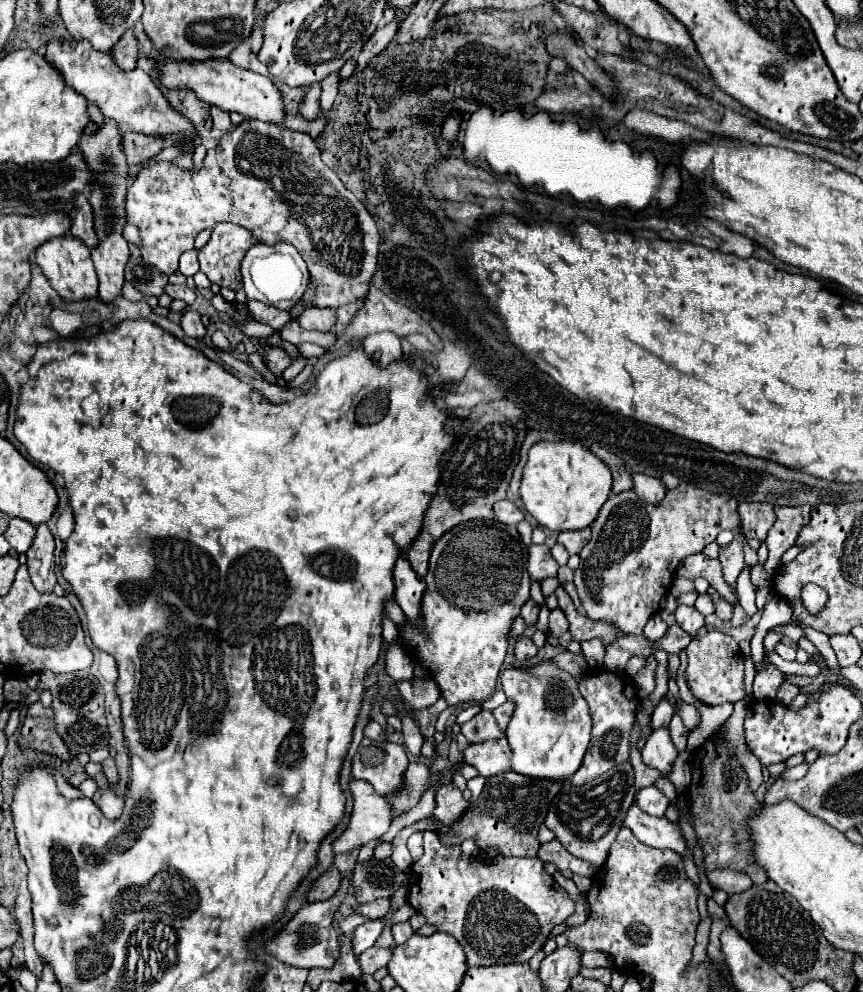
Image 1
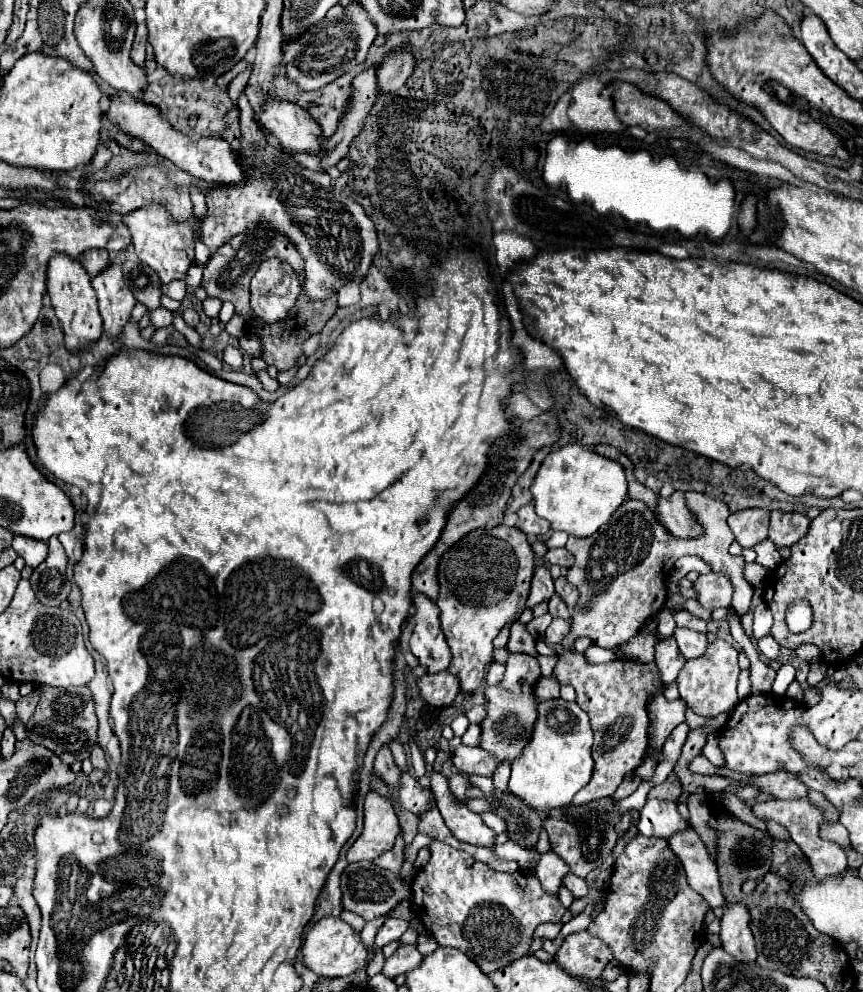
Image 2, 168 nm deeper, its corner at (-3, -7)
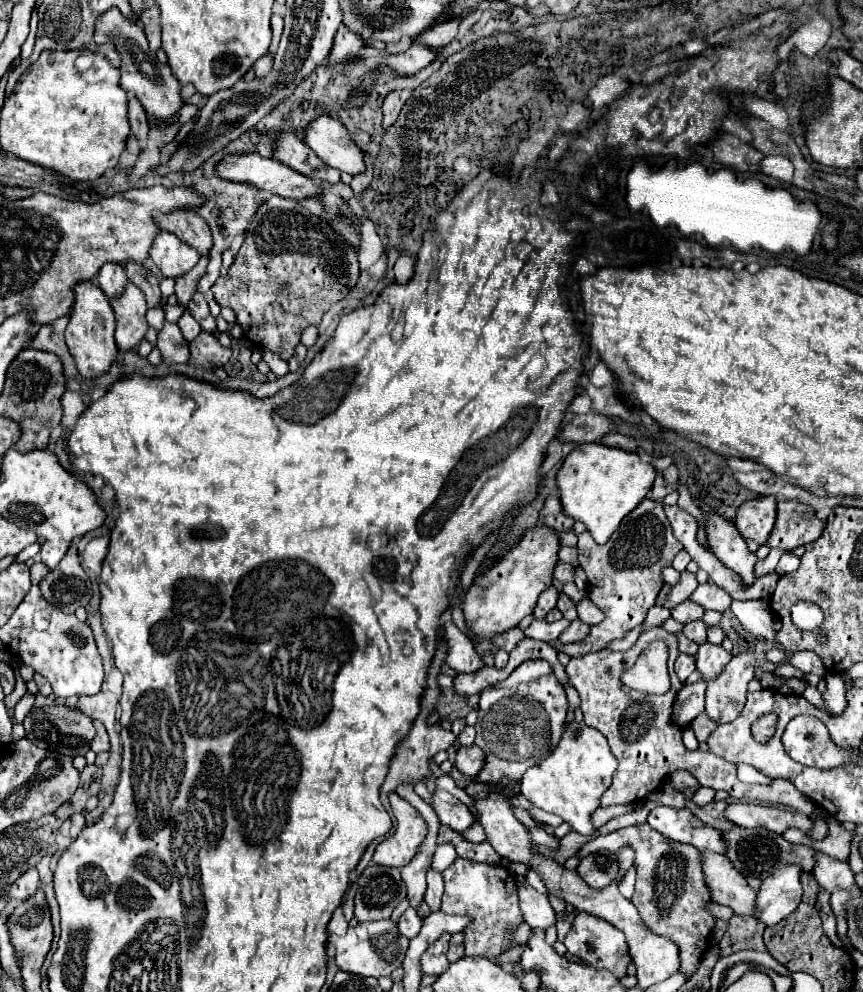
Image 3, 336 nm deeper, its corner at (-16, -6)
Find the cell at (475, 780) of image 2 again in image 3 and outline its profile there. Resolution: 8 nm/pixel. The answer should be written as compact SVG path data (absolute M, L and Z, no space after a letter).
M648 823L632 825L626 829L618 829L616 833L598 835L596 839L583 845L576 856L586 857L590 853L603 851L613 854L613 845L632 845L636 851L636 891L632 901L644 919L644 923L658 935L670 937L680 947L682 971L692 975L706 951L708 937L714 925L714 917L706 911L710 901L710 889L704 881L702 873L702 853L684 843L676 843L654 831Z

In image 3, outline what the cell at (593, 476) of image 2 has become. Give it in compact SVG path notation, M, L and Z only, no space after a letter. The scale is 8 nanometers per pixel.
M584 443L564 459L564 465L558 471L560 501L568 517L582 521L592 537L598 543L604 543L618 529L620 521L646 497L654 479L654 465L642 463L638 453Z

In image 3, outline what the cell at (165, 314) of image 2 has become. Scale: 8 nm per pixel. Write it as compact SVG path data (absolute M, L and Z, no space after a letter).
M166 323L164 329L158 333L158 343L162 361L164 363L186 363L188 361L188 341L182 337L176 323Z

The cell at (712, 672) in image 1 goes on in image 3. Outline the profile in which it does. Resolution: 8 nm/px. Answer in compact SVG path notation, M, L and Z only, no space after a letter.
M738 653L726 665L724 673L706 689L706 715L716 723L734 721L744 709L748 683L754 677L754 655Z

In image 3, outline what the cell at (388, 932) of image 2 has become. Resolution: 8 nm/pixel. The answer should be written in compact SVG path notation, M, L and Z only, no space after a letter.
M408 907L408 909L402 913L400 921L398 921L398 931L400 931L404 937L412 939L412 937L418 935L420 927L422 927L422 919L416 915L416 909L414 909L414 907Z

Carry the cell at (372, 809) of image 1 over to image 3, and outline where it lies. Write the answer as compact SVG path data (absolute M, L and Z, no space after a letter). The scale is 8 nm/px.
M392 793L390 803L398 819L398 829L392 839L386 839L376 847L374 863L384 867L404 867L412 861L418 847L426 839L428 827L422 815L400 795Z

